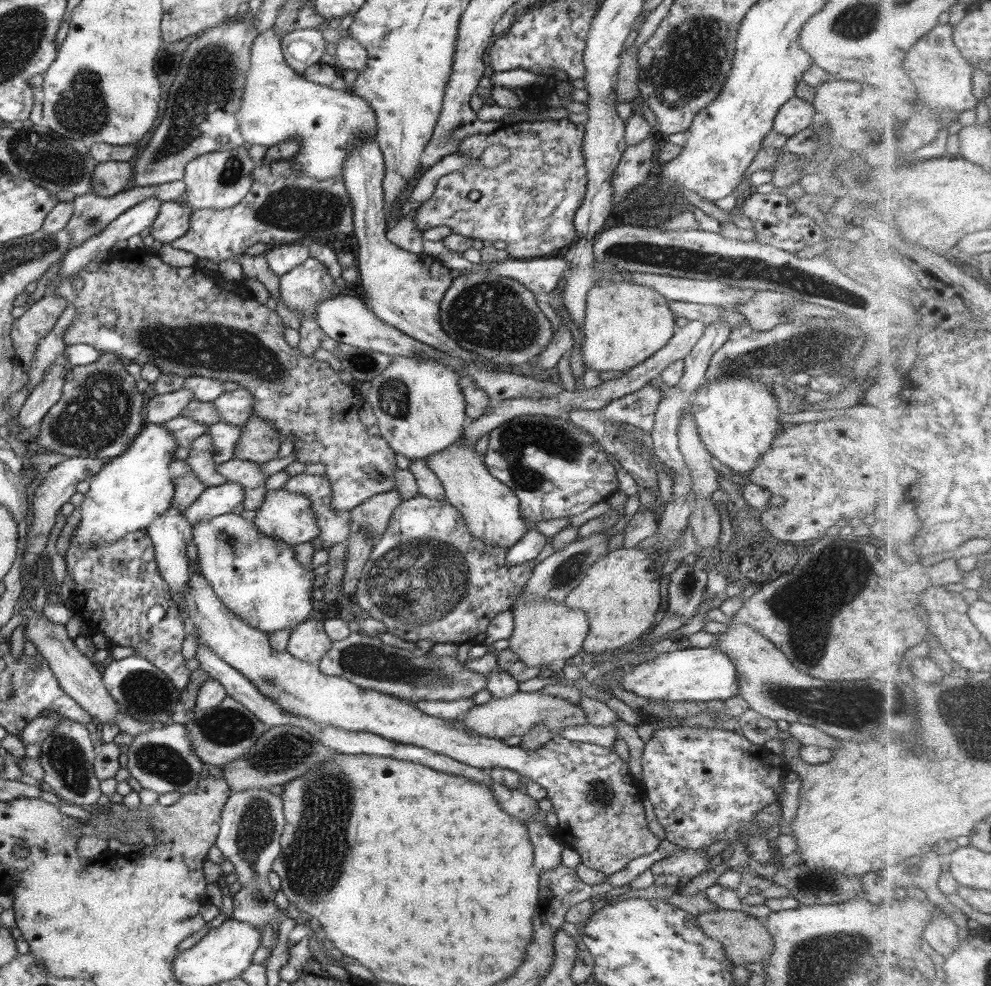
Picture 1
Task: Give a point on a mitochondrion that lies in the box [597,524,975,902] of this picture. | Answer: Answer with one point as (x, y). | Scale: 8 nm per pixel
(808, 627)

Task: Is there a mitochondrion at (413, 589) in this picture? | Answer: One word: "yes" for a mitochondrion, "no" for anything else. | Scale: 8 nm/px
yes

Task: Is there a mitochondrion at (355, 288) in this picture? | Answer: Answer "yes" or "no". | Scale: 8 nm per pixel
no

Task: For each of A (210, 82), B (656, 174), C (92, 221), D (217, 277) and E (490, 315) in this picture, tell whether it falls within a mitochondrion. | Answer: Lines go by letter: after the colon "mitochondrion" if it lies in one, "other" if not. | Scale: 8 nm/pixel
A: mitochondrion
B: other
C: mitochondrion
D: other
E: mitochondrion

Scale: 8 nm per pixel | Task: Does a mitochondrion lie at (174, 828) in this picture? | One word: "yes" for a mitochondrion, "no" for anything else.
no

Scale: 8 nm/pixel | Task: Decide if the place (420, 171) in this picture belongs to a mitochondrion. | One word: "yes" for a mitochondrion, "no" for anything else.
no

